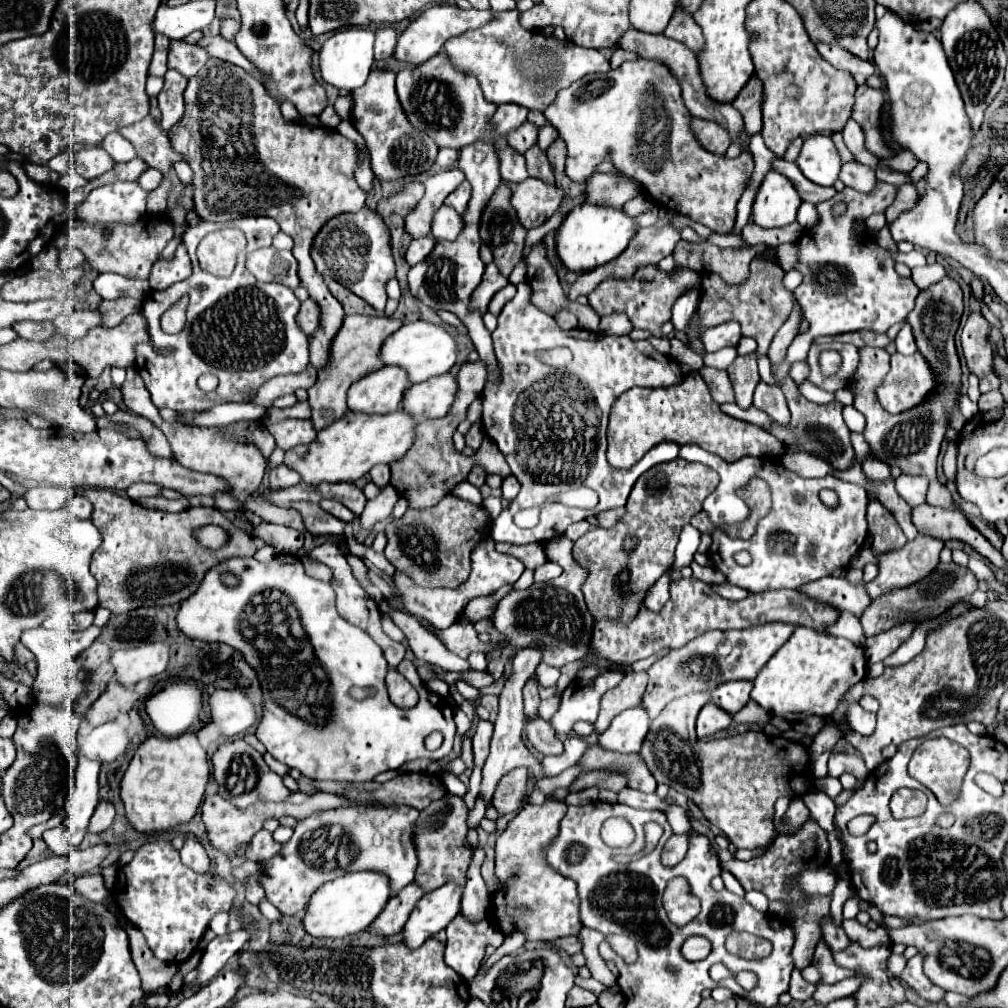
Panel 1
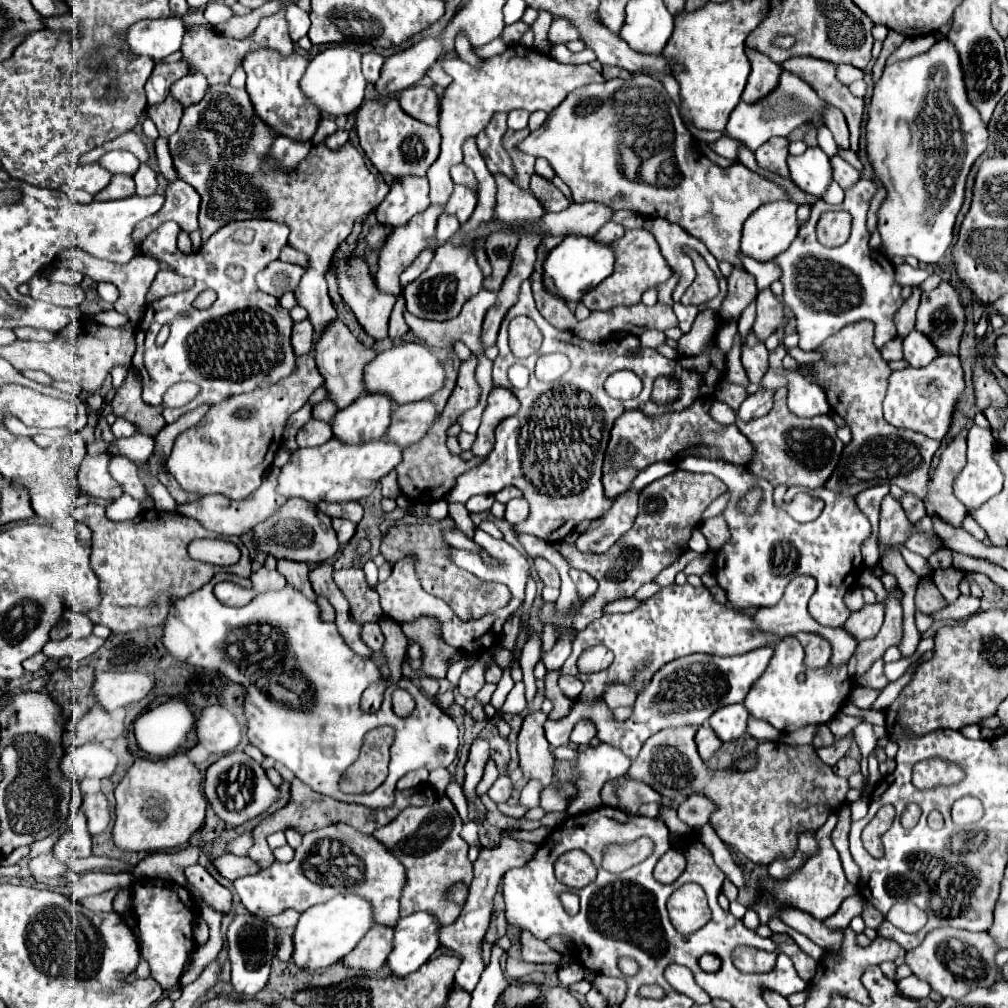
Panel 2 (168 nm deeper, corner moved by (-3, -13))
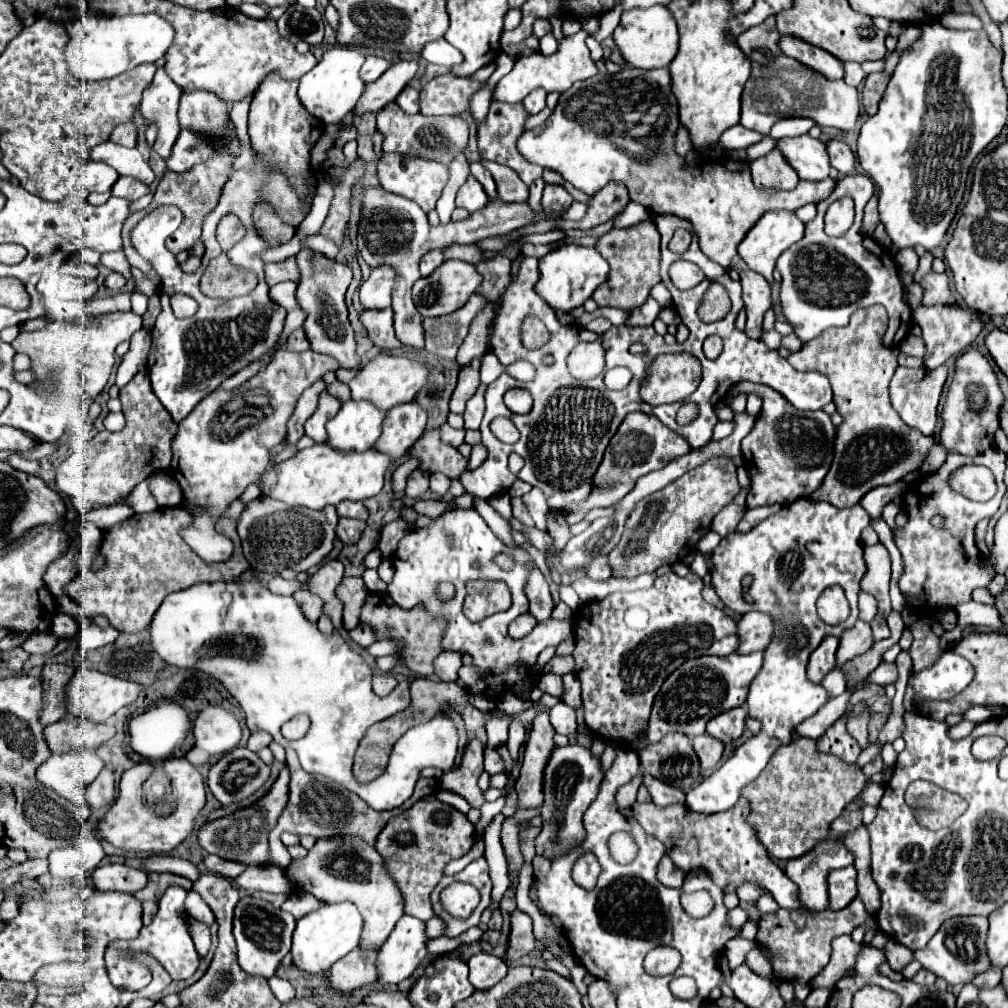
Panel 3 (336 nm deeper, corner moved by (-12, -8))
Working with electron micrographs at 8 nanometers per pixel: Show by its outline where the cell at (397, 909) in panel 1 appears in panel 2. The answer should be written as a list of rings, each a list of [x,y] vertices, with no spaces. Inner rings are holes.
[[[372,927],[364,939],[342,959],[342,965],[354,971],[378,971],[392,951],[392,927]]]

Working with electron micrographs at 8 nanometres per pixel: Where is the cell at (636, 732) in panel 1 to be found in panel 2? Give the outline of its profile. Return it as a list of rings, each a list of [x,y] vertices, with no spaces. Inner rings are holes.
[[[600,743],[598,747],[588,747],[584,751],[580,751],[576,755],[576,759],[564,759],[558,763],[558,769],[556,769],[556,779],[558,783],[568,783],[568,777],[572,779],[574,787],[576,787],[576,795],[570,799],[568,803],[568,813],[572,815],[578,815],[578,813],[586,813],[586,811],[594,811],[602,805],[602,799],[600,799],[600,789],[606,781],[610,779],[616,779],[616,777],[622,777],[630,767],[630,759],[616,751],[612,745],[608,743]]]

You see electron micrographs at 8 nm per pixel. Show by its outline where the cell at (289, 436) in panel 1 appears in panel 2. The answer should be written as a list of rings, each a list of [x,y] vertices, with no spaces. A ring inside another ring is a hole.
[[[310,419],[300,431],[298,431],[298,445],[300,447],[318,447],[324,445],[326,441],[332,439],[332,429],[328,423],[318,421],[318,419]]]

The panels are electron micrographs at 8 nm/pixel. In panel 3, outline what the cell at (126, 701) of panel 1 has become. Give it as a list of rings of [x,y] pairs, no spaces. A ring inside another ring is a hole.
[[[67,714],[57,724],[51,724],[45,728],[45,738],[51,748],[51,752],[61,754],[69,750],[79,750],[83,746],[97,748],[103,742],[111,740],[115,734],[115,728],[107,724],[89,722],[83,718],[77,718],[73,714]]]

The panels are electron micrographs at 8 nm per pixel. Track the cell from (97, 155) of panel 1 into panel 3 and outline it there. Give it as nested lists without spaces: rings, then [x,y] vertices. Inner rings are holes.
[[[89,160],[79,172],[79,180],[89,192],[109,192],[117,178],[119,178],[117,170],[93,160]]]

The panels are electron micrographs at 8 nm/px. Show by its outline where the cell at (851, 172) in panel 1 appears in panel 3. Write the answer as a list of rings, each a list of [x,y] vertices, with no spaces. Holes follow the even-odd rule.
[[[829,140],[827,152],[831,156],[831,166],[837,168],[841,174],[853,174],[855,172],[855,154],[851,148],[841,140]]]

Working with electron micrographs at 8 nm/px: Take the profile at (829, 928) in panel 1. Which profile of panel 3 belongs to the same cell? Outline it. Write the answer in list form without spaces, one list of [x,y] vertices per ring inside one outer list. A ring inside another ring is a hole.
[[[739,798],[739,802],[729,810],[709,816],[691,812],[687,806],[681,804],[659,808],[653,802],[635,804],[633,812],[639,824],[645,828],[645,832],[665,844],[667,854],[679,868],[687,872],[705,868],[713,878],[713,882],[719,888],[723,888],[723,892],[735,892],[735,888],[743,882],[759,884],[773,894],[775,902],[781,908],[807,912],[807,908],[799,902],[797,886],[785,876],[783,870],[779,870],[777,864],[773,864],[761,842],[755,838],[751,826],[745,822],[745,818],[751,812],[745,798]]]

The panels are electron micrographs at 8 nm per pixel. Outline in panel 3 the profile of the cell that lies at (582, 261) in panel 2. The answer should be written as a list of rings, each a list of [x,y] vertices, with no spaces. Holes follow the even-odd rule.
[[[563,244],[551,250],[545,258],[539,260],[541,278],[537,282],[537,294],[551,306],[563,312],[571,312],[573,308],[581,306],[591,294],[605,282],[609,276],[609,262],[595,250],[577,244]]]

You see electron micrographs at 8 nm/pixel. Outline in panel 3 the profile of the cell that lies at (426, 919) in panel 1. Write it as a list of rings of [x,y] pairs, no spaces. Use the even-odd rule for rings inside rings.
[[[403,916],[379,950],[379,982],[399,984],[407,980],[415,968],[425,962],[429,954],[427,942],[429,936],[425,932],[425,922],[413,916]]]

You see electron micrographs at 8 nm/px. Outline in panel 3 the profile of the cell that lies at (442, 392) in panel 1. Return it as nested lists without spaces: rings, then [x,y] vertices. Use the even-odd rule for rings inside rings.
[[[417,402],[399,404],[387,412],[383,434],[375,448],[393,458],[403,458],[415,440],[425,432],[427,412]]]

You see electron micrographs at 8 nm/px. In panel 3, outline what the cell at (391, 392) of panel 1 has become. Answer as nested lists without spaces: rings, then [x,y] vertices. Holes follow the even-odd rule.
[[[349,400],[341,406],[337,416],[329,420],[327,442],[339,450],[369,450],[381,436],[383,420],[385,412],[377,410],[371,402]]]

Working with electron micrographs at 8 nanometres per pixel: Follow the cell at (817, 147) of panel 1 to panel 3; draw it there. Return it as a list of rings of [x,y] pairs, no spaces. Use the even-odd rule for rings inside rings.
[[[803,134],[797,138],[781,138],[777,142],[777,148],[783,152],[789,164],[797,170],[801,180],[821,182],[829,178],[831,164],[829,164],[825,140],[821,138],[815,140],[809,134]]]

